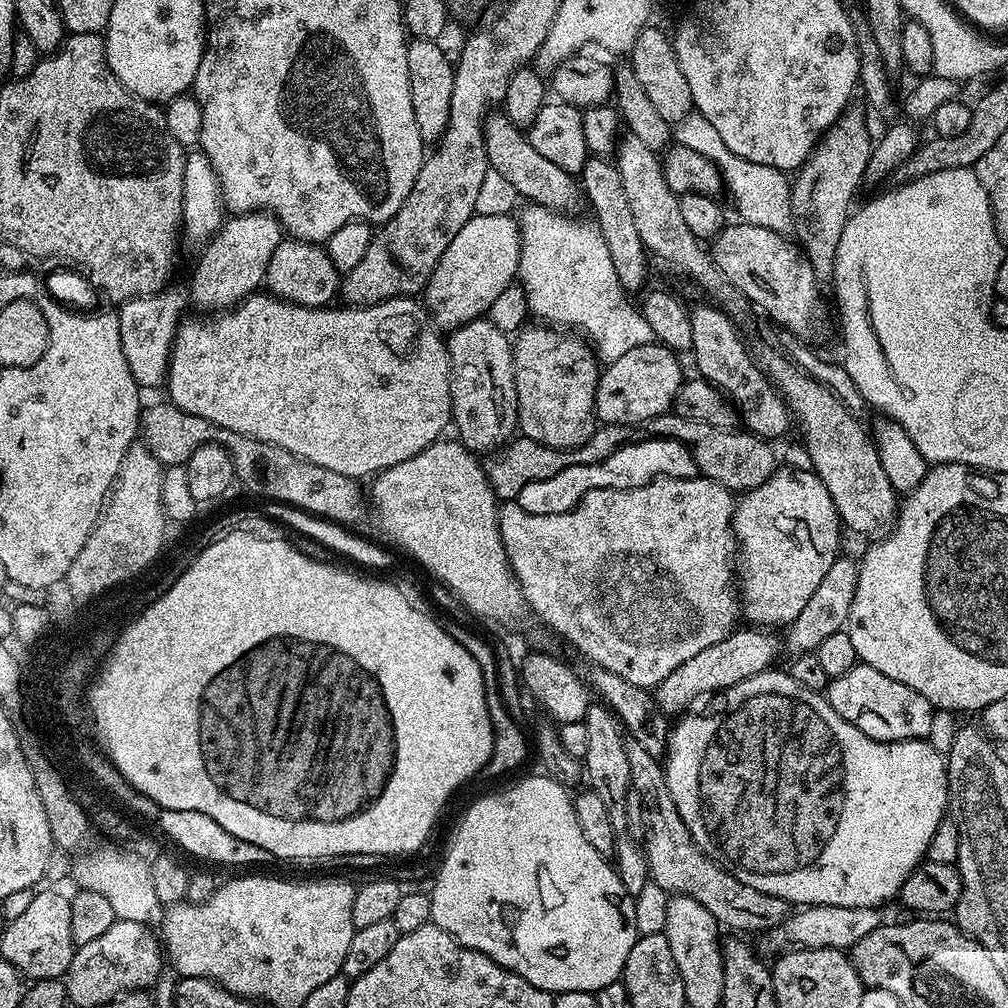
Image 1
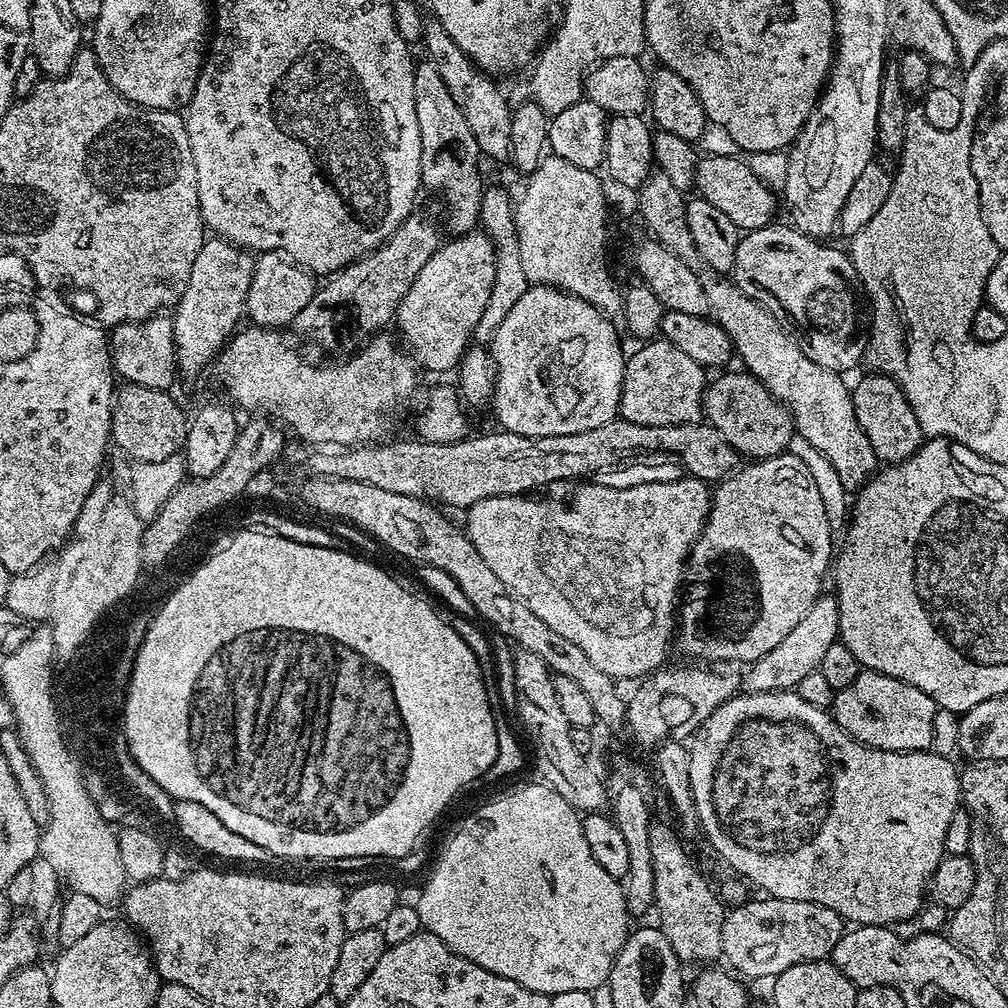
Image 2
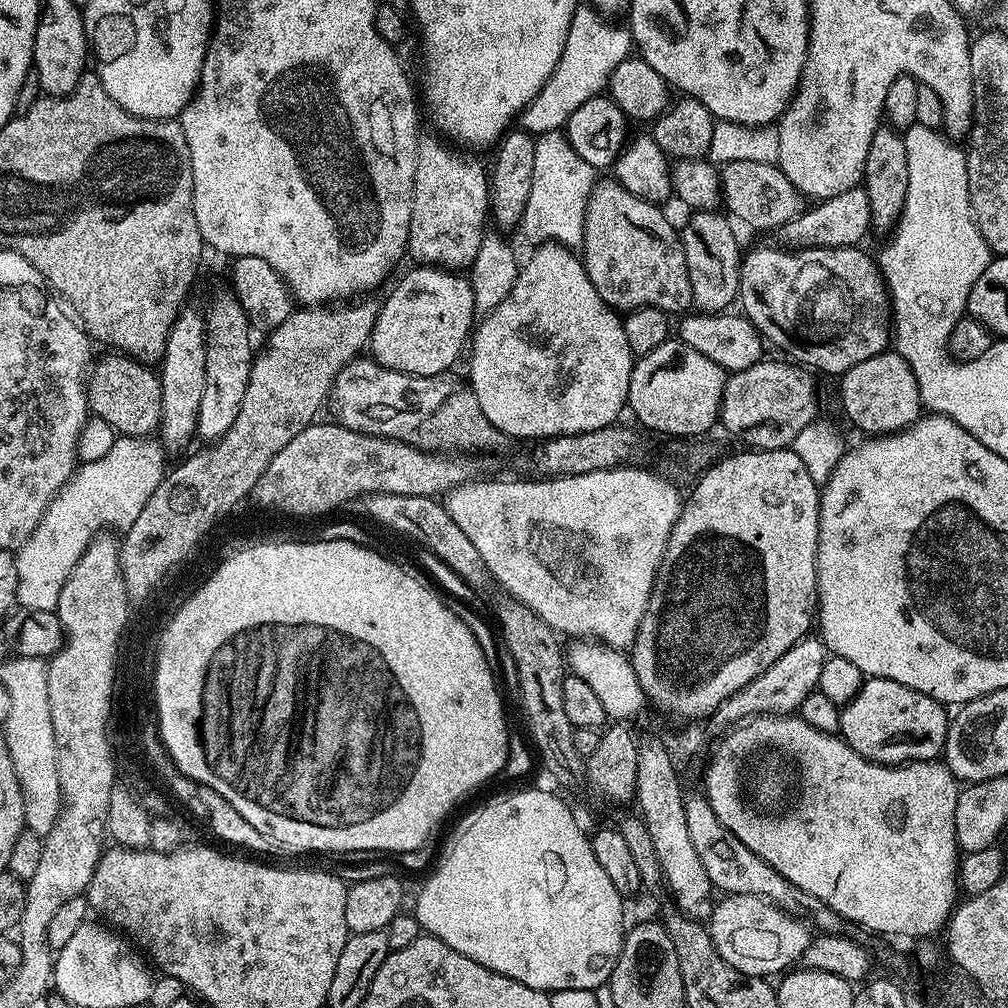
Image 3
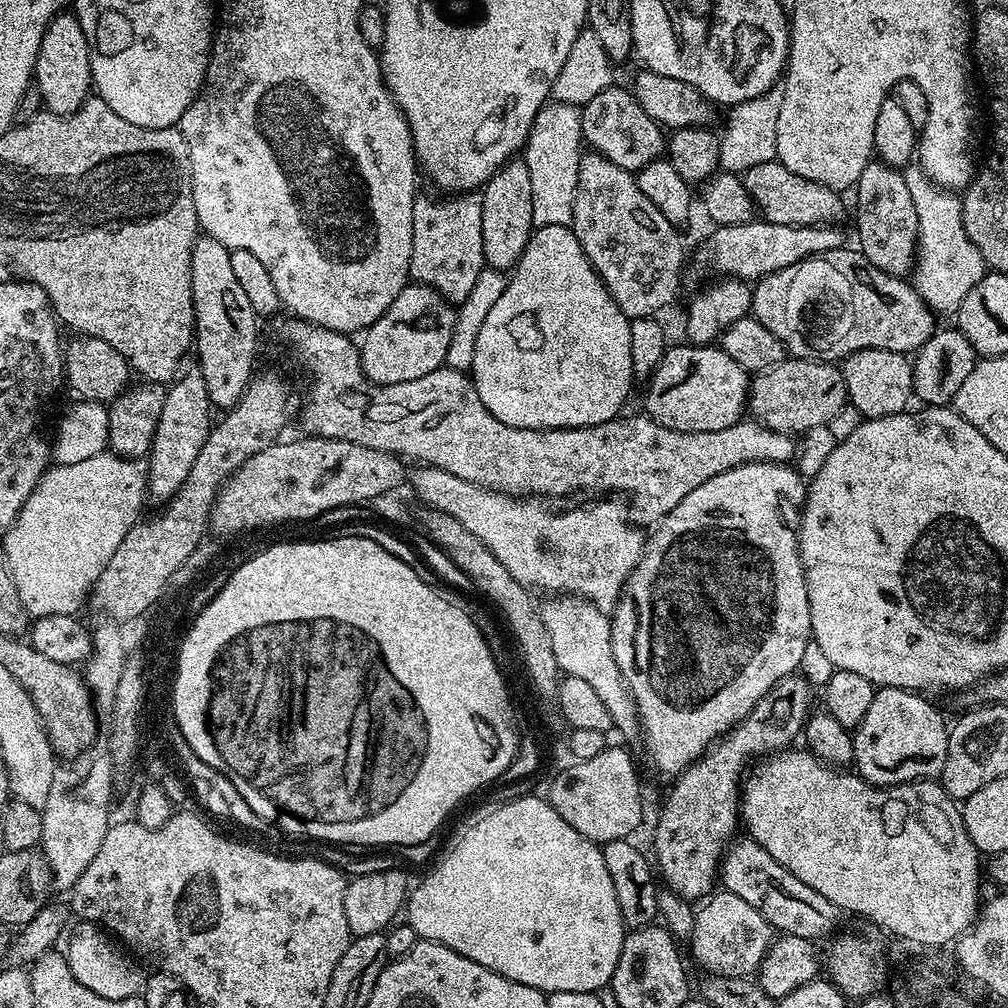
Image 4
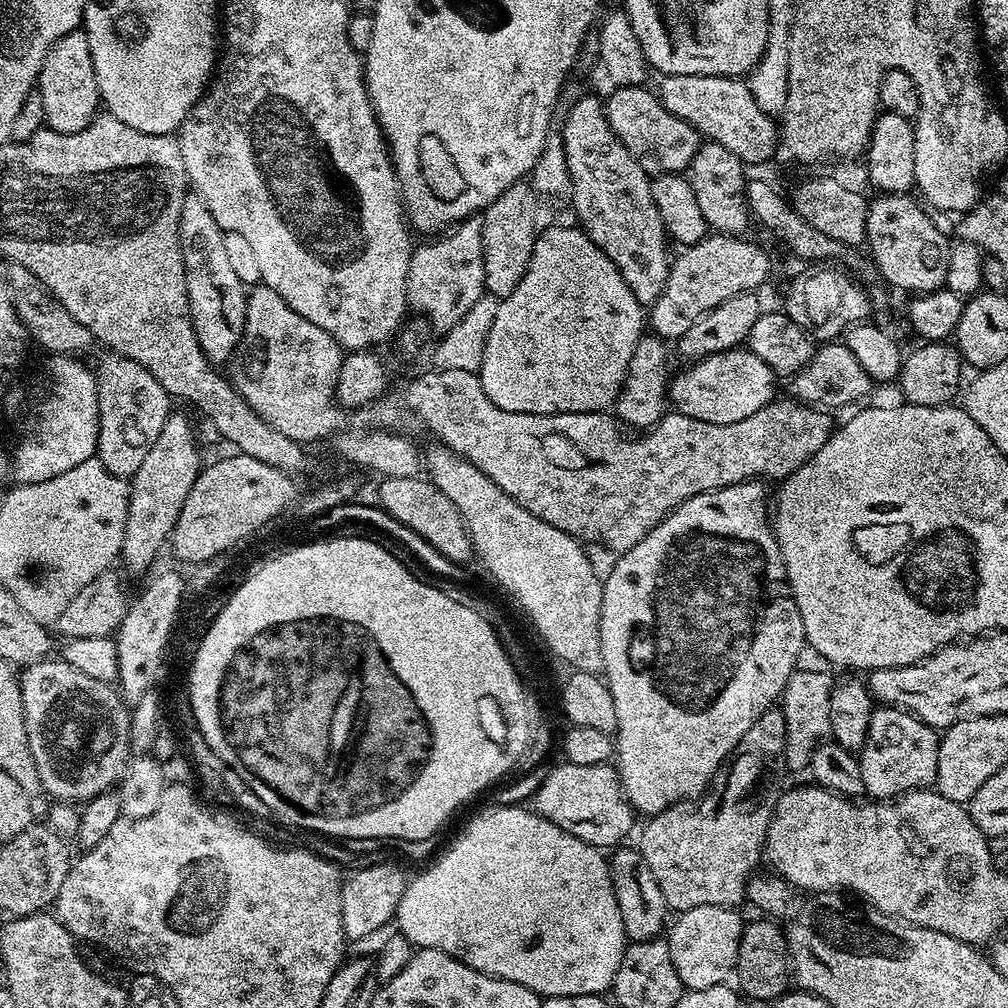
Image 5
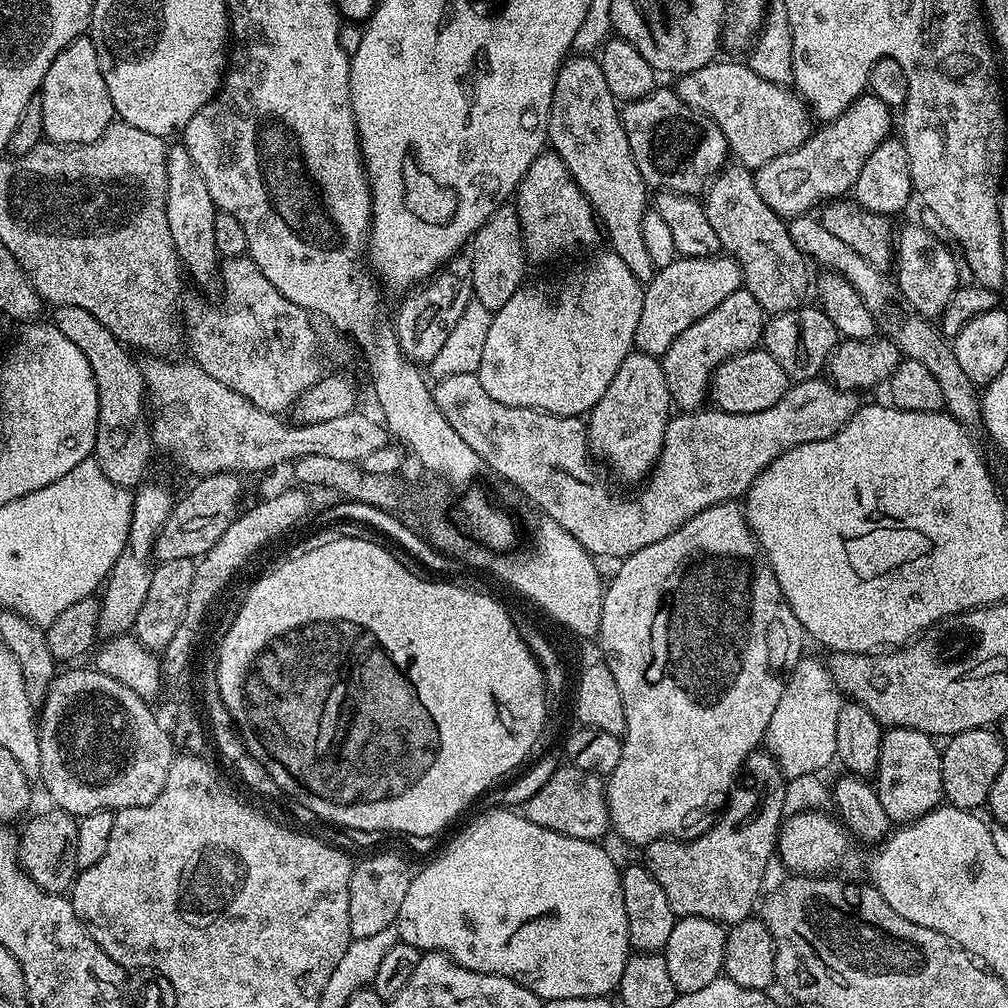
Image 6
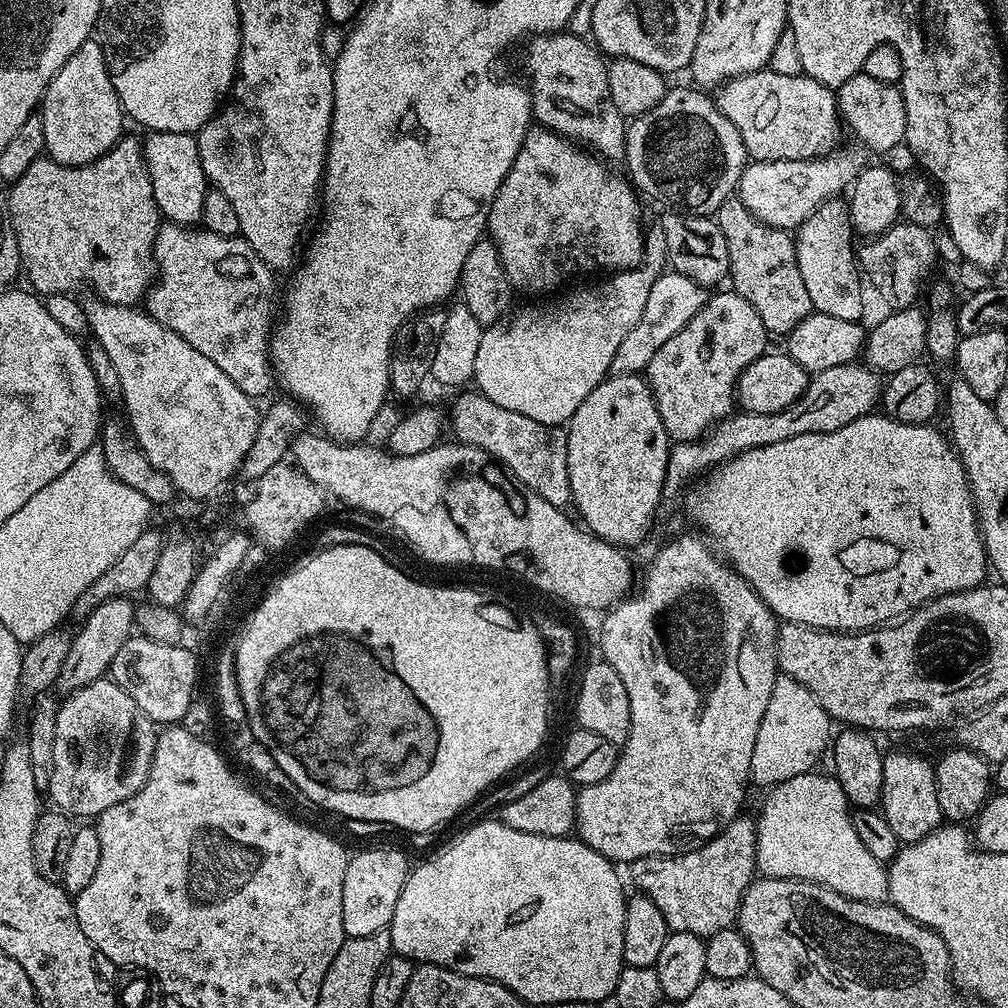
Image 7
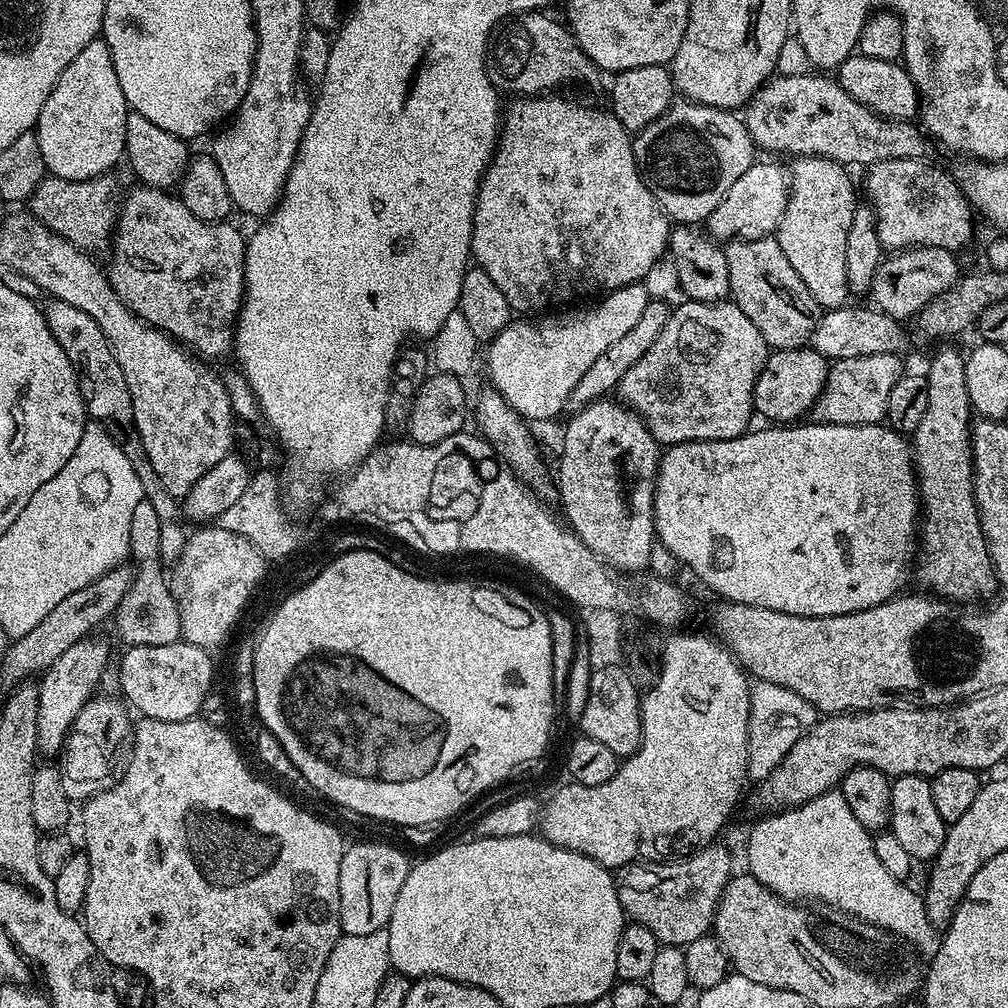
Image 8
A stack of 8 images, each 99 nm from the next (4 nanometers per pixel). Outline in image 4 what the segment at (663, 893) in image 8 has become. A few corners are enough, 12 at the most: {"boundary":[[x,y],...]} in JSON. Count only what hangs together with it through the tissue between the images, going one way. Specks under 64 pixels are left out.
{"boundary":[[783,676],[675,777],[652,848],[663,883],[699,901],[737,835],[742,777],[809,715]]}

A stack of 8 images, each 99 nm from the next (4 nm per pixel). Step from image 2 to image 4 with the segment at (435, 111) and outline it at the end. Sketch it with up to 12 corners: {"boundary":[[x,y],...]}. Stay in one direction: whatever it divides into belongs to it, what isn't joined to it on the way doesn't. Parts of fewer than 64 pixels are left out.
{"boundary":[[417,195],[409,277],[459,306],[486,265],[482,195]]}

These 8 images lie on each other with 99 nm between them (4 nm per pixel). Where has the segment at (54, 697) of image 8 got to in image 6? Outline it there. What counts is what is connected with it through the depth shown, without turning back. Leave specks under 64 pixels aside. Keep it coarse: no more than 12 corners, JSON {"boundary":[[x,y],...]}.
{"boundary":[[144,482],[98,600],[101,637],[132,632],[174,496]]}

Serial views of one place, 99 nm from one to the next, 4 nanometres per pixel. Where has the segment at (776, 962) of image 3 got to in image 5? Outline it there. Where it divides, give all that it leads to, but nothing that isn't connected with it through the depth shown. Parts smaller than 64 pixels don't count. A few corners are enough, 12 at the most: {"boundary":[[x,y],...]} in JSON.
{"boundary":[[694,906],[671,921],[674,970],[693,992],[733,975],[736,908]]}

